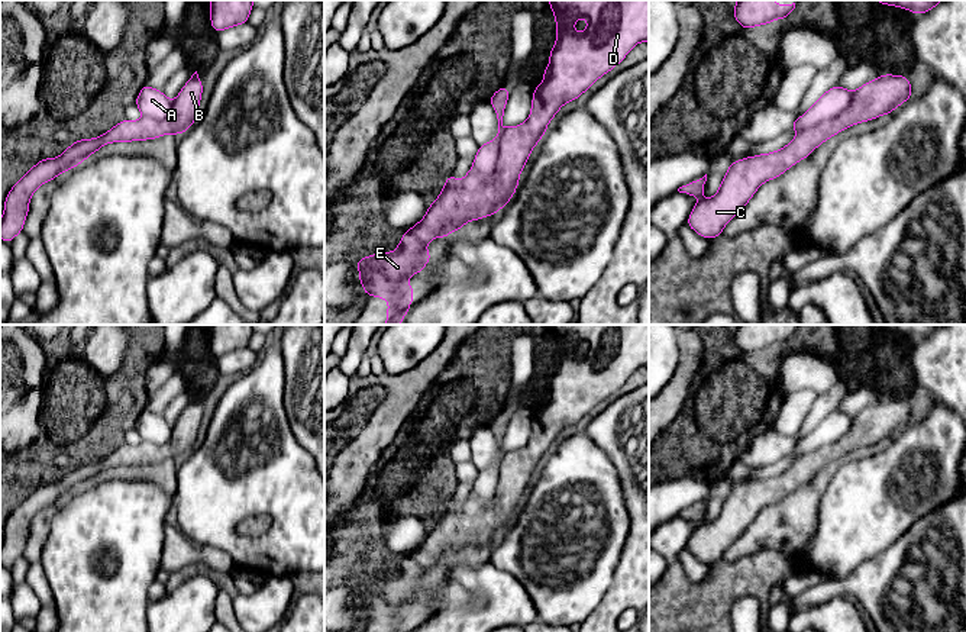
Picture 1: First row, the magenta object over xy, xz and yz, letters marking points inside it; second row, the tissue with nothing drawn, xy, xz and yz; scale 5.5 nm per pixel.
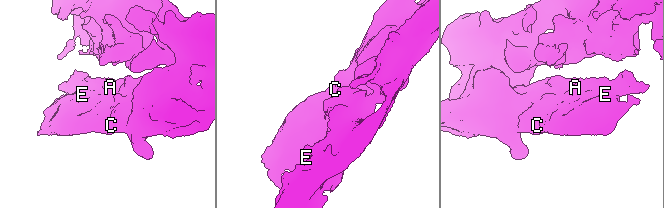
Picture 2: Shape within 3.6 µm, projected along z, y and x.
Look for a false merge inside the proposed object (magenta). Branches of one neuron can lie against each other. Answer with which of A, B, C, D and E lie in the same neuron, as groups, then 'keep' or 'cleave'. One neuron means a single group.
groups A / B C D E; cleave

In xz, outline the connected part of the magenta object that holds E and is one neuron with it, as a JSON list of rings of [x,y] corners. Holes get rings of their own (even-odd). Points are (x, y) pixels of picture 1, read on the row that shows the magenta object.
[[[549,0],[549,9],[555,14],[556,43],[549,51],[550,59],[542,72],[543,83],[534,87],[527,120],[517,126],[503,128],[494,174],[481,180],[469,170],[458,186],[458,177],[452,172],[437,199],[429,204],[424,217],[404,230],[394,252],[384,251],[355,261],[365,296],[388,302],[385,325],[400,325],[408,313],[414,290],[406,280],[420,274],[429,264],[432,252],[426,251],[426,245],[437,236],[445,241],[471,220],[481,220],[500,212],[513,199],[533,148],[545,136],[549,122],[560,107],[576,100],[598,78],[621,64],[639,42],[649,42],[649,0]],[[581,17],[588,20],[588,26],[578,33],[574,25]]]

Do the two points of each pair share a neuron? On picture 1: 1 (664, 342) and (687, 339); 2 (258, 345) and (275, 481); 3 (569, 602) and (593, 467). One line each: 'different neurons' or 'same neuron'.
1: different neurons
2: different neurons
3: same neuron

